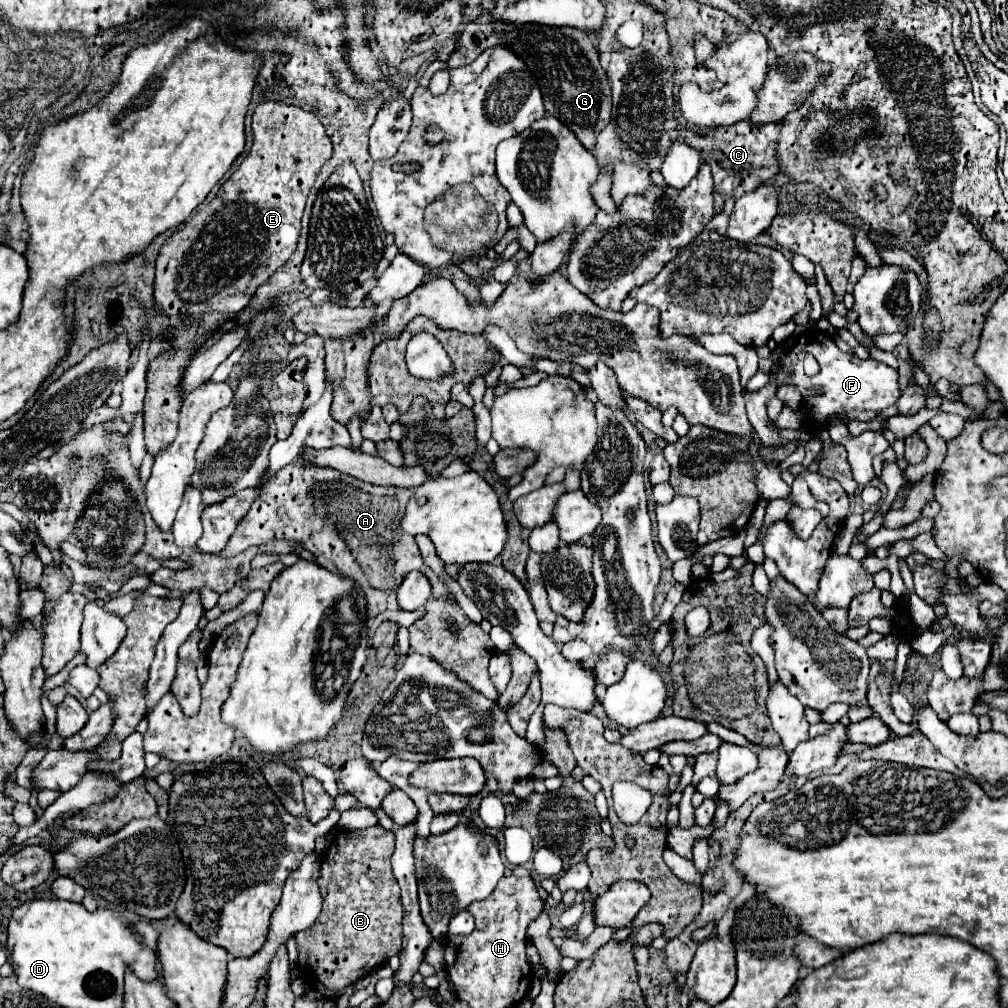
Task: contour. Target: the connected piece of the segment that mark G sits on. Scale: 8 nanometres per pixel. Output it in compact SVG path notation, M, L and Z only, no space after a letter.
M470 22L464 26L456 50L450 54L446 66L458 68L472 62L482 50L492 46L508 46L510 50L518 52L526 66L538 80L538 86L544 96L546 114L560 118L582 142L586 150L592 152L596 146L596 134L610 122L610 108L612 108L612 92L610 82L606 78L604 68L598 60L598 50L592 38L576 28L556 28L556 26L514 26L506 22Z

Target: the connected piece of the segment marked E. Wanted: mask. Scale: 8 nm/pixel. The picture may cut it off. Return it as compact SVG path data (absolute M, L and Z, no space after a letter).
M262 102L254 110L252 130L254 144L240 168L220 186L216 198L208 206L198 210L196 216L192 216L168 238L156 260L154 302L156 308L162 310L160 314L168 318L164 332L170 350L150 360L146 376L148 392L144 400L144 436L146 450L154 456L176 438L178 414L182 406L180 380L190 360L196 356L196 344L202 342L202 336L214 332L222 322L234 318L240 310L244 310L250 304L256 288L268 282L268 278L296 252L300 218L308 192L318 172L332 156L332 142L326 136L324 126L316 118L316 114L300 110L298 106L288 106L282 102Z

